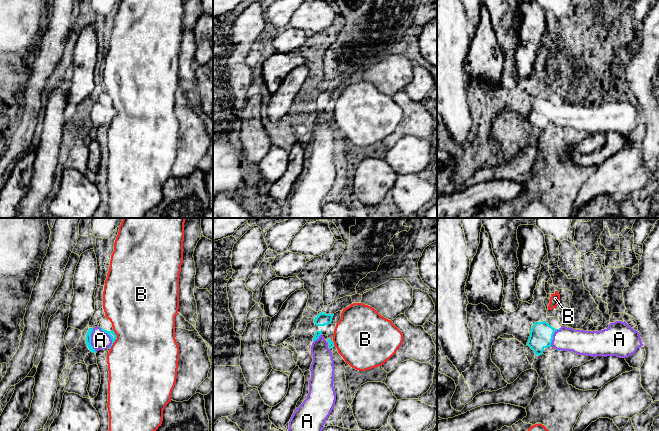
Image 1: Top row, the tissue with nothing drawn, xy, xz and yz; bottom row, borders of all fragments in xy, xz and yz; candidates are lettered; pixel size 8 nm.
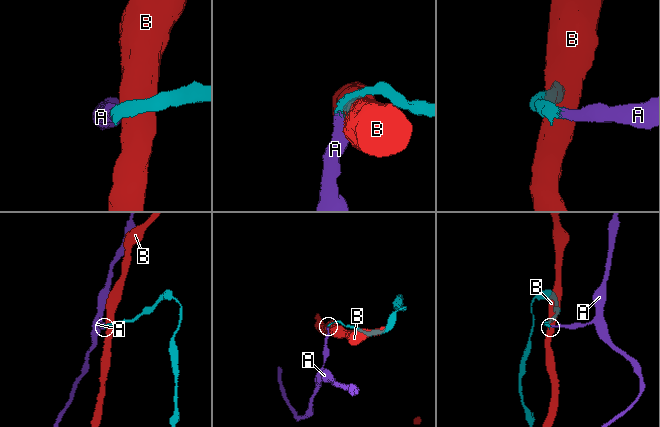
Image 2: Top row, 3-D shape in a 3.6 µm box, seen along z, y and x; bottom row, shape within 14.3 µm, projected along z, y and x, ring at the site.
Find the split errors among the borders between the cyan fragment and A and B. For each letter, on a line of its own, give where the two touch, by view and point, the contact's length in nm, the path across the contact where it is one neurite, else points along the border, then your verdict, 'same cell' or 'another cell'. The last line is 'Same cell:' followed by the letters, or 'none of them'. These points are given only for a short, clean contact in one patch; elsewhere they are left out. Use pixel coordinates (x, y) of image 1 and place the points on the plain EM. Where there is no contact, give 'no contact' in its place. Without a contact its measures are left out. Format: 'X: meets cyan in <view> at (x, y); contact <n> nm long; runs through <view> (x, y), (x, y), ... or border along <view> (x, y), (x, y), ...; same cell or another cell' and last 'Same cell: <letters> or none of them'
A: meets cyan in xy at (90, 116); contact 190 nm long; runs through xy (88, 112), (90, 116), (100, 116); same cell
B: meets cyan in xy at (116, 114); contact 160 nm long; border along xy (113, 106), (116, 115), (109, 124); another cell
Same cell: A

